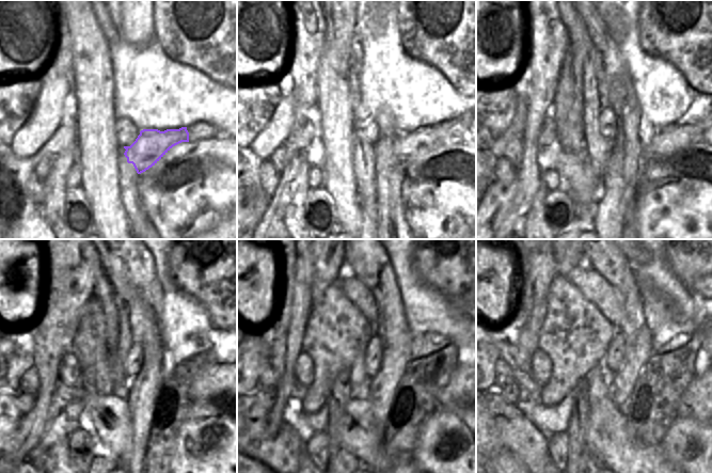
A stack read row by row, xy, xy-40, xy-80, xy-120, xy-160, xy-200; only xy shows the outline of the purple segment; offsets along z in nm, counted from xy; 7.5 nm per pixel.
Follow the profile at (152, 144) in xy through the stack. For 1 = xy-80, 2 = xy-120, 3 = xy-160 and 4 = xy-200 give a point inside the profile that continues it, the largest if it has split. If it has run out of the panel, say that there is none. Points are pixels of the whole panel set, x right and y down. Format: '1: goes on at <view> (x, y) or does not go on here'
1: goes on at xy-80 (667, 140)
2: goes on at xy-120 (209, 381)
3: goes on at xy-160 (454, 394)
4: goes on at xy-200 (693, 404)

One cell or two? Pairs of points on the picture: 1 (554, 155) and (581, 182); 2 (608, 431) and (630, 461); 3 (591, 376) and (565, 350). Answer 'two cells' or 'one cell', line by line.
1: one cell
2: one cell
3: two cells

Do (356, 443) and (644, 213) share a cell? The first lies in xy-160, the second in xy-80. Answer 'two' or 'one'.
two

